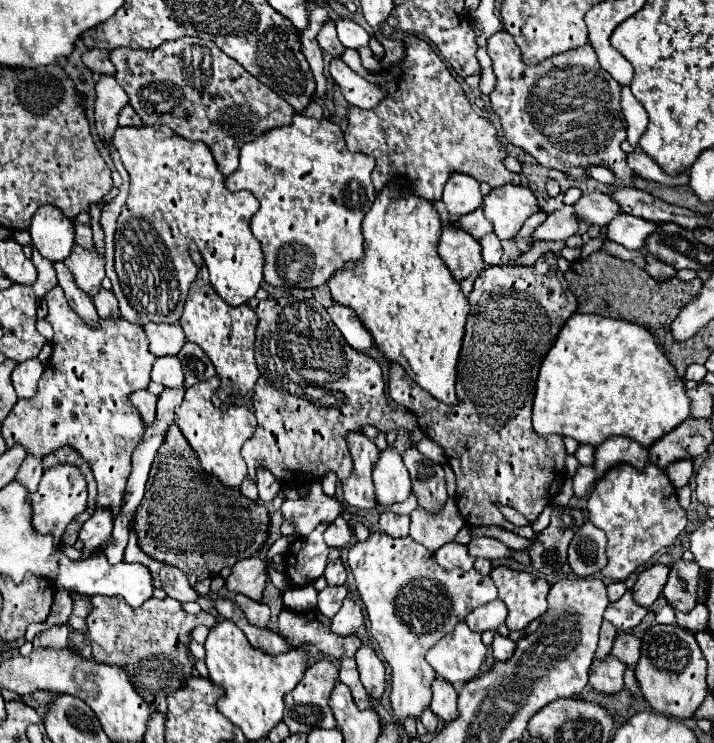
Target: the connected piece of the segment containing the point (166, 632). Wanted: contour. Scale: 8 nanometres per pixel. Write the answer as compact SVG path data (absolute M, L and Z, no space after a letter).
M94 596L92 612L88 614L88 636L92 644L92 658L104 664L116 664L128 670L136 692L152 706L152 710L166 714L166 698L184 686L192 672L188 660L188 642L192 630L204 624L216 626L210 612L188 614L174 598L150 598L140 608L130 608L120 596Z

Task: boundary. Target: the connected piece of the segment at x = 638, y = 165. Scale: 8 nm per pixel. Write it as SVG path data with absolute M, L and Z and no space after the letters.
M634 150L632 154L628 154L628 166L642 178L646 180L654 180L658 184L664 184L664 186L686 186L688 184L688 178L690 178L690 172L680 172L676 176L670 176L666 174L648 154L644 152L638 152Z

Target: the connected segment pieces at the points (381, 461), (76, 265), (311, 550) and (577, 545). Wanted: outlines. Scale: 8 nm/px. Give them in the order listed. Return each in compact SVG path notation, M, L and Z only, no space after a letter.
M390 446L380 452L372 470L372 482L376 490L376 500L382 506L404 502L412 492L410 476L402 462L402 456Z
M74 244L72 254L64 260L64 264L70 268L70 272L76 278L76 284L88 296L98 294L98 290L102 288L100 282L106 274L104 274L104 256L96 248L82 248Z
M322 522L308 536L300 536L292 542L286 554L286 576L294 586L310 584L322 576L328 558L328 546L322 538L326 528L328 522Z
M588 520L570 542L568 564L578 578L596 576L606 566L606 536Z

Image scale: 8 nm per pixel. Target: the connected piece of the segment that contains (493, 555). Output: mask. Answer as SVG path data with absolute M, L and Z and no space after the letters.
M472 538L472 542L468 544L468 552L474 558L490 558L490 560L512 556L510 550L494 538Z

